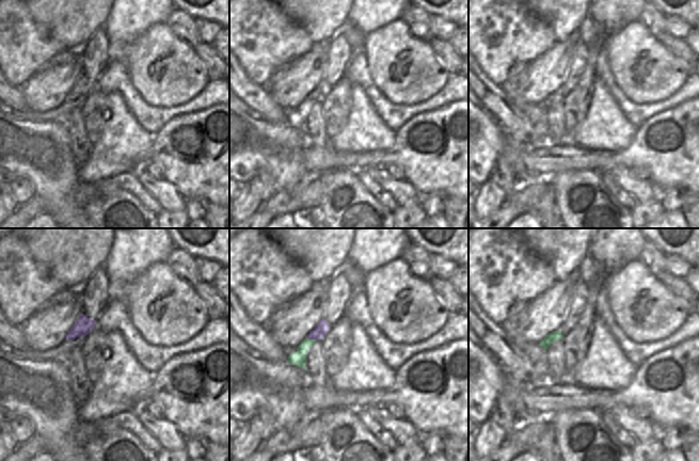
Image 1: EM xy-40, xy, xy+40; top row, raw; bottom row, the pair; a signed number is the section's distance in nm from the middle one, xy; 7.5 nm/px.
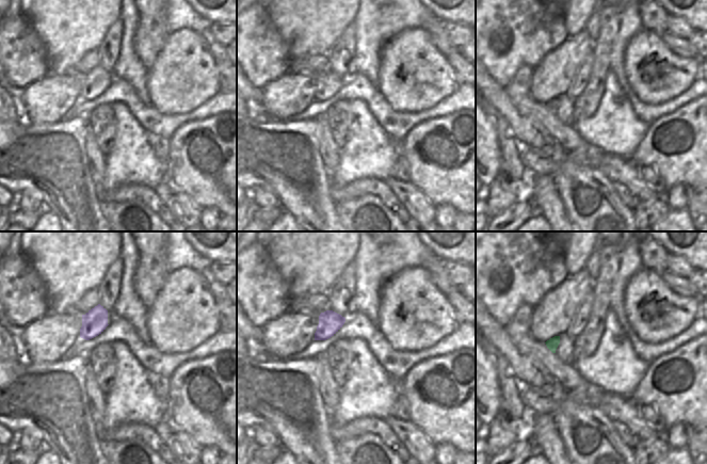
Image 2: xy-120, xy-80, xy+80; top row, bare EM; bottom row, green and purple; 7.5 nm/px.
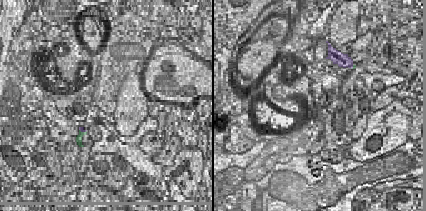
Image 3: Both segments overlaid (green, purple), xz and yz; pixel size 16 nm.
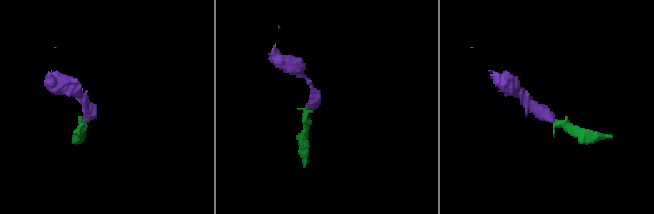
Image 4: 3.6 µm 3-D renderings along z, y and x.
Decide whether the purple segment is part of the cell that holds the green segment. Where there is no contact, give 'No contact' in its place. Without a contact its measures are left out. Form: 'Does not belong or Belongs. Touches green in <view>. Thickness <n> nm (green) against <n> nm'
Belongs. Touches green in xy. Thickness 100 nm (green) against 90 nm.

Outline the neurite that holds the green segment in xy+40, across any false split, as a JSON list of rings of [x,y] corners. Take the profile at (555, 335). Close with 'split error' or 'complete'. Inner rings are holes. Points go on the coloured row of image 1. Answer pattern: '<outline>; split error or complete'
[[[554,331],[552,333],[550,333],[549,335],[546,335],[542,339],[540,345],[546,350],[554,341],[556,341],[562,337],[563,337],[563,335],[561,334],[561,331]]]; complete

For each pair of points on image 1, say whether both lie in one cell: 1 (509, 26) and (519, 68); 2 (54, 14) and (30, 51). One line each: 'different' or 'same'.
1: different
2: different

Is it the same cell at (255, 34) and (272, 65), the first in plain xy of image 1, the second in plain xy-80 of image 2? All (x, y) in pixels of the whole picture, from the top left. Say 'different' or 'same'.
same

